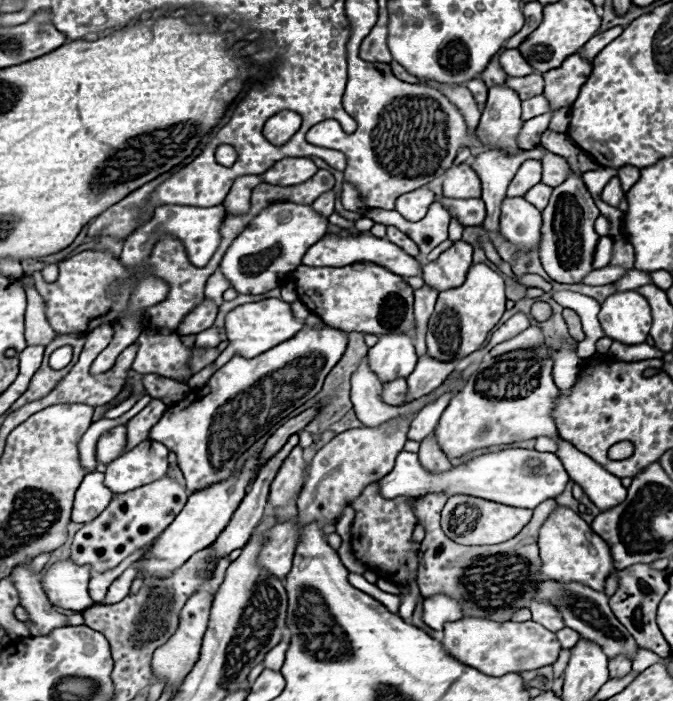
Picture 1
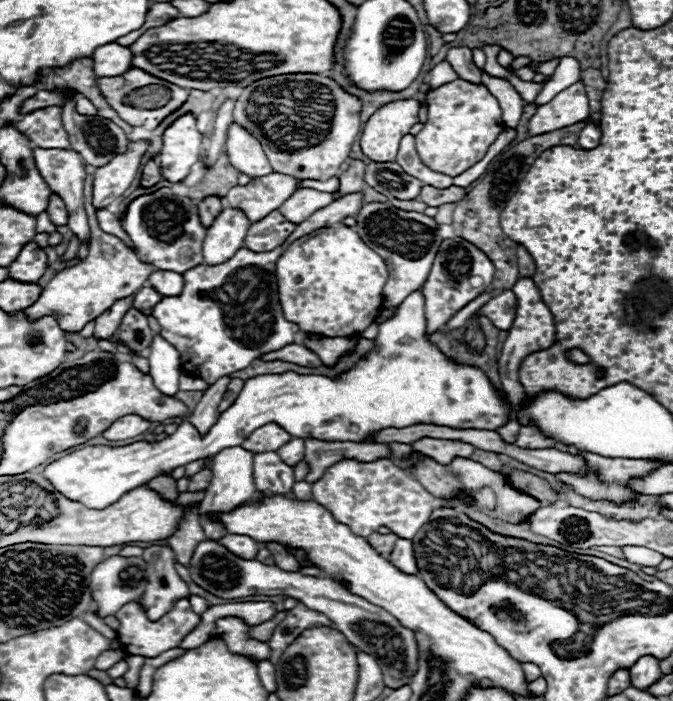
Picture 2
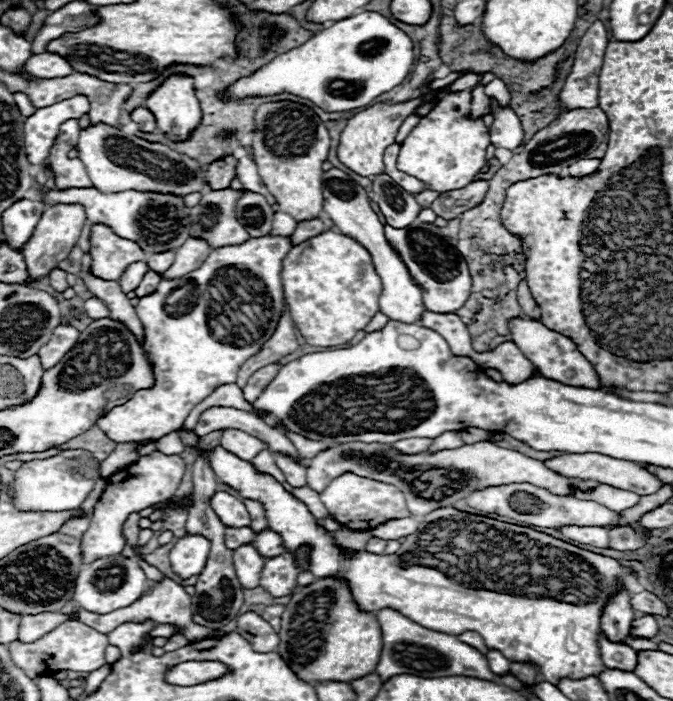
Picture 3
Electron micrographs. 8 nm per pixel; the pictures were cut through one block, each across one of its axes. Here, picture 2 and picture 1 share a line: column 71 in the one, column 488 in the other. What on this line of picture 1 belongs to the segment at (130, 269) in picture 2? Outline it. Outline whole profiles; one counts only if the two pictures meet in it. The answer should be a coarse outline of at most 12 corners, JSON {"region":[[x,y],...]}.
{"region":[[474,264],[438,294],[428,356],[476,352],[506,310],[504,280]]}

